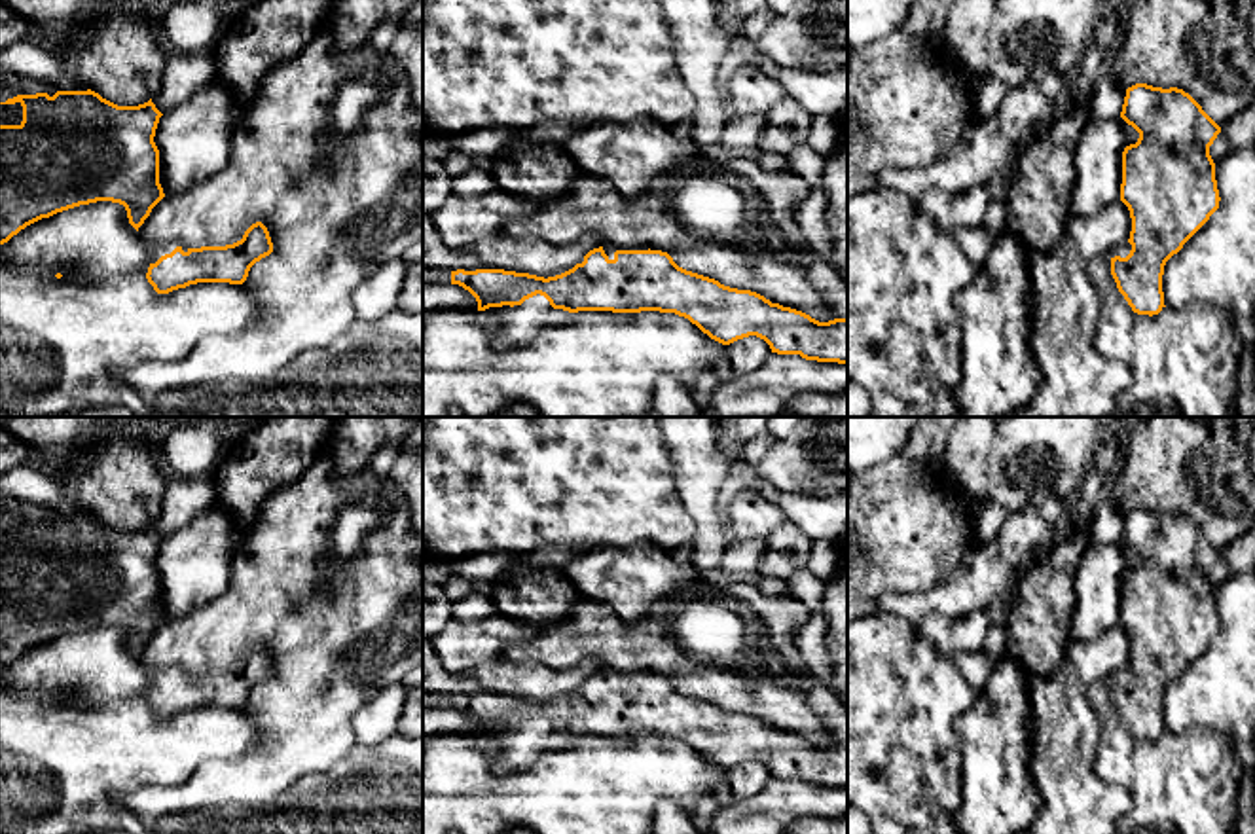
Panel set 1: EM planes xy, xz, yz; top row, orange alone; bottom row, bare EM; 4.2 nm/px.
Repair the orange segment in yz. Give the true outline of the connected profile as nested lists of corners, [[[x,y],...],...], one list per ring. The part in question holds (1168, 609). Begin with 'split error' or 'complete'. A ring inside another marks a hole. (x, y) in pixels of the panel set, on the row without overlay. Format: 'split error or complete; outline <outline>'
split error; outline [[[1136,508],[1126,514],[1120,542],[1139,563],[1122,576],[1120,626],[1132,643],[1130,663],[1107,677],[1119,716],[1137,739],[1158,739],[1164,730],[1162,699],[1166,686],[1219,633],[1215,588],[1210,571],[1221,552],[1183,514]]]

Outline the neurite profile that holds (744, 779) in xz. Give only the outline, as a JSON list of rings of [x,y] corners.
[[[756,760],[726,770],[726,783],[736,802],[751,798],[770,777],[770,770]]]

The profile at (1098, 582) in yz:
[[[1120,540],[1088,546],[1075,574],[1069,641],[1094,641],[1120,626],[1122,576],[1137,563],[1139,557]]]

